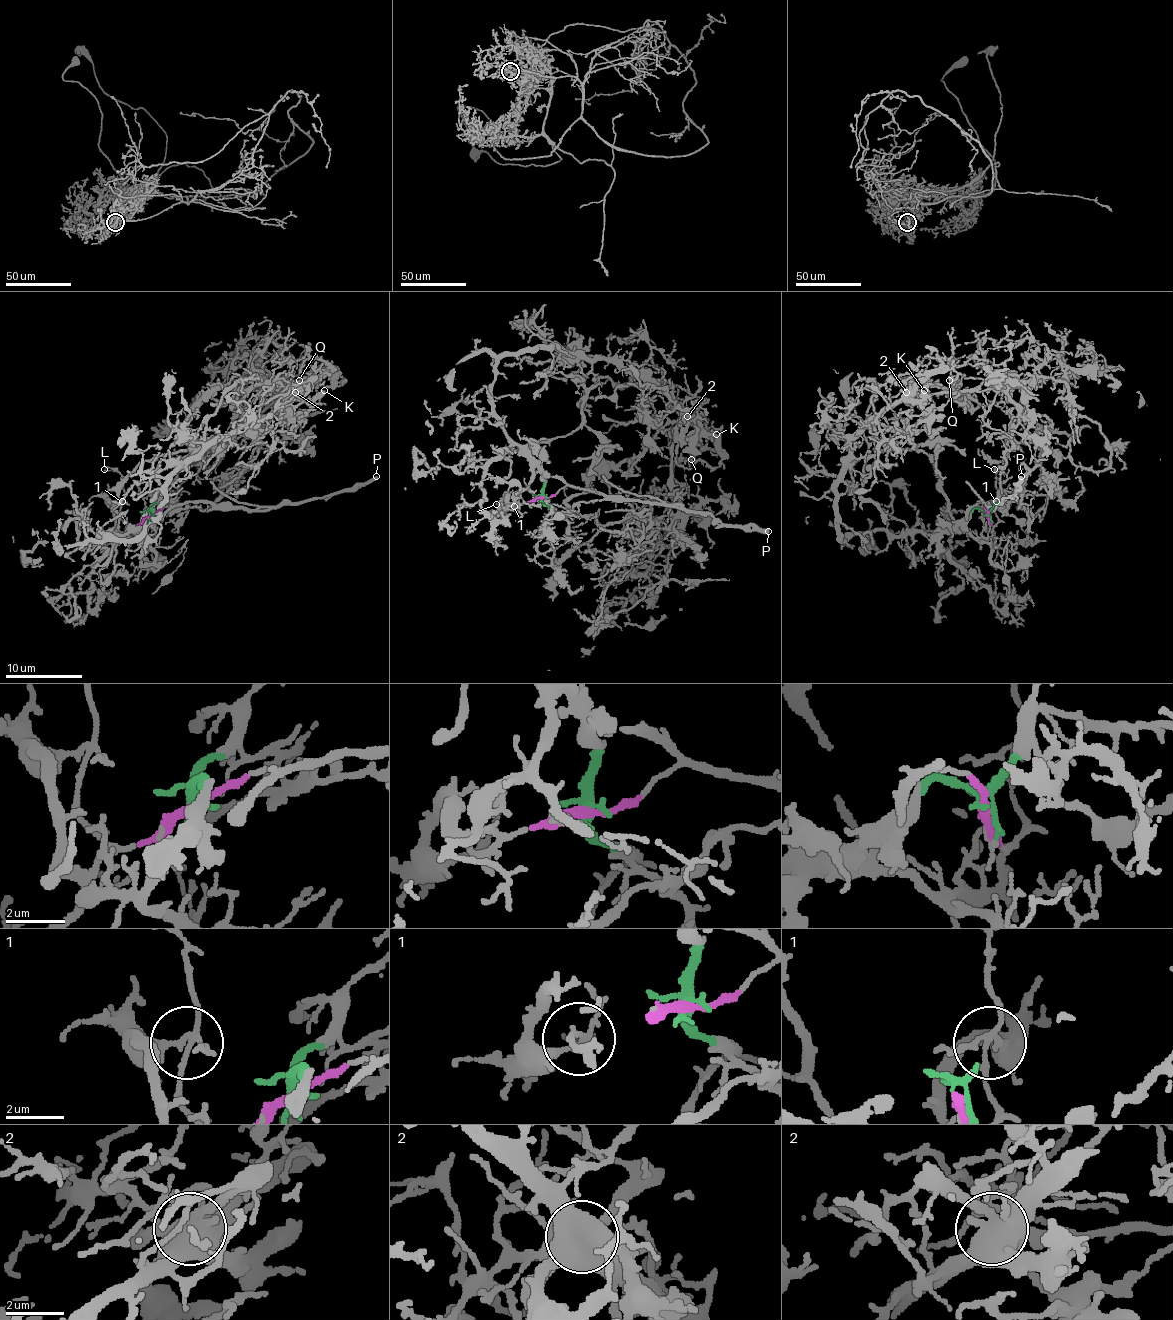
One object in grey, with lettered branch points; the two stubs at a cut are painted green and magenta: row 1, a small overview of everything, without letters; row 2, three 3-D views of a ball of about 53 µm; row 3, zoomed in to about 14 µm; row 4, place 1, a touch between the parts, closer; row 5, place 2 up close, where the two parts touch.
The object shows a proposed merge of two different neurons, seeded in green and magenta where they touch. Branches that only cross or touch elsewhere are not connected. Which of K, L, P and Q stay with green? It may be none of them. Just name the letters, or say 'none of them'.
K, Q

